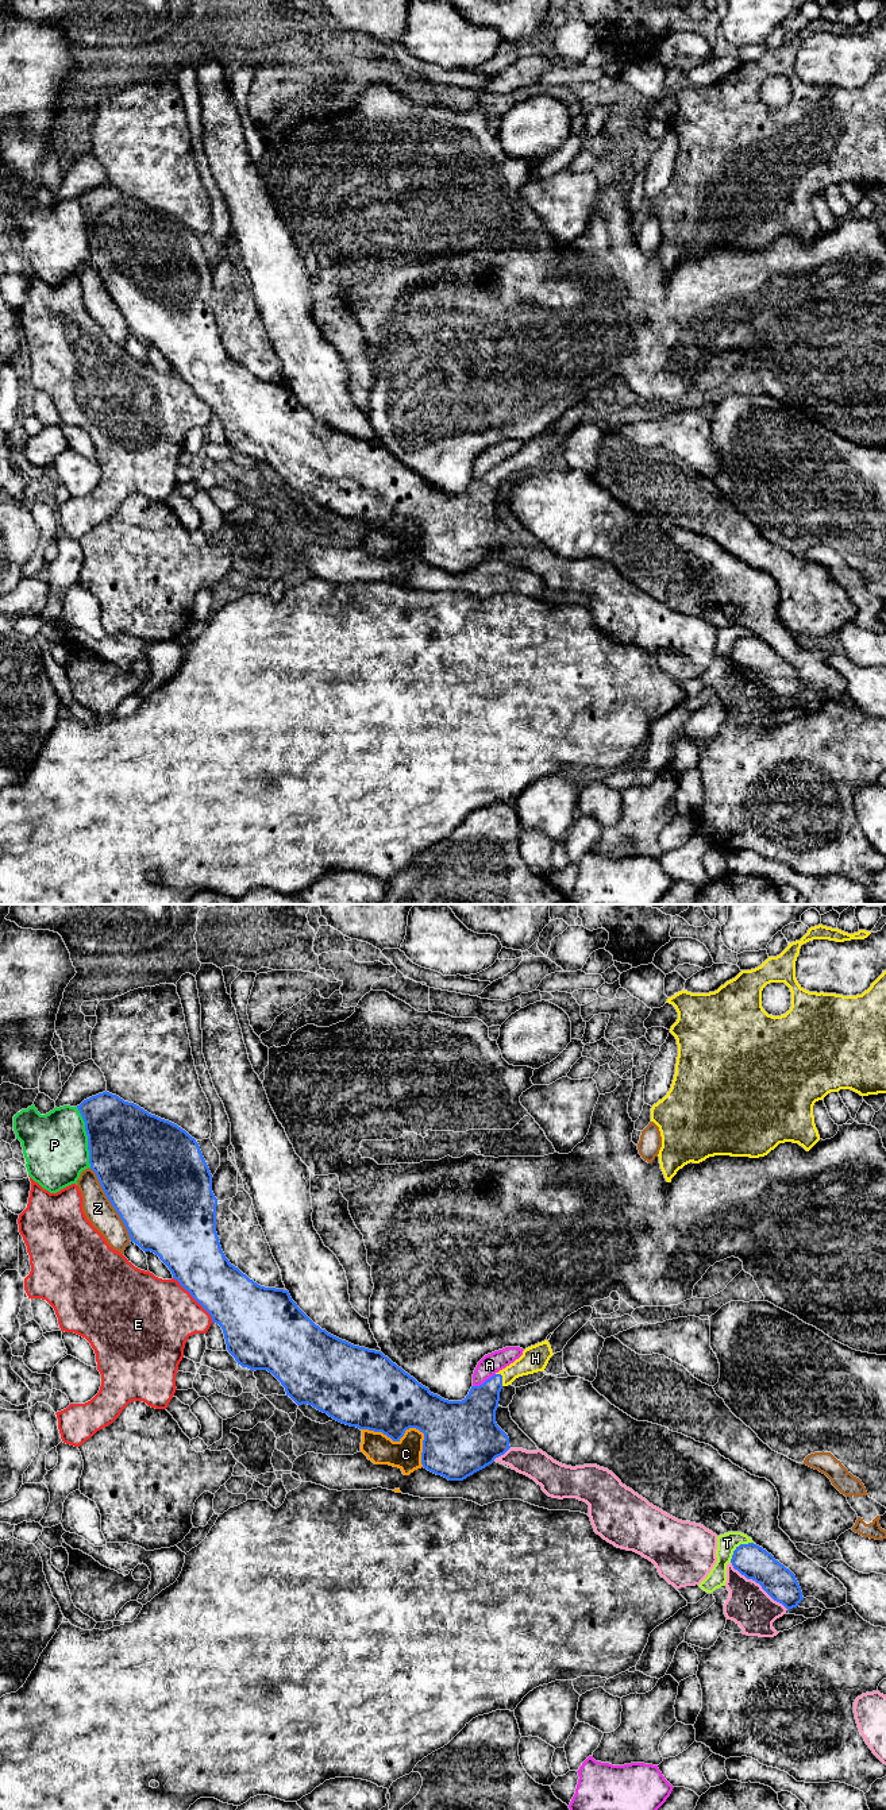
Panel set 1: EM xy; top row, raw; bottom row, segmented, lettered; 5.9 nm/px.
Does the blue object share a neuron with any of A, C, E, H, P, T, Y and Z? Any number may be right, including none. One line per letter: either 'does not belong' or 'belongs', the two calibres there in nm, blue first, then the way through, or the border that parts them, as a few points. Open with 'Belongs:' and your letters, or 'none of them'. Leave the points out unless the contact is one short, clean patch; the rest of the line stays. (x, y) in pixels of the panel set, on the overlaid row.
Belongs: H
A: does not belong; calibres 280 and 120 nm
C: does not belong; calibres 420 and 180 nm
E: does not belong; calibres 340 and 440 nm
H: belongs; calibres 220 and 160 nm; way xy (477, 1412), (489, 1390), (501, 1378), (535, 1358)
P: does not belong; calibres 480 and 380 nm
T: does not belong; calibres 200 and 120 nm
Y: does not belong; calibres 200 and 260 nm
Z: does not belong; calibres 500 and 170 nm

